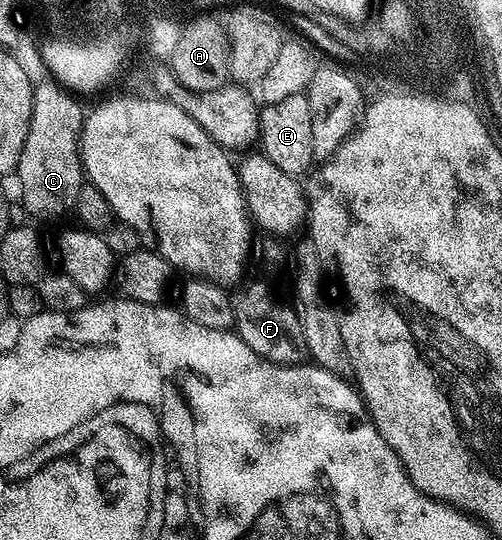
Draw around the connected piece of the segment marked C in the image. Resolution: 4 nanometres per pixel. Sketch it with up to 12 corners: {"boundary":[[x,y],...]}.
{"boundary":[[35,83],[17,172],[39,219],[74,208],[85,107]]}

